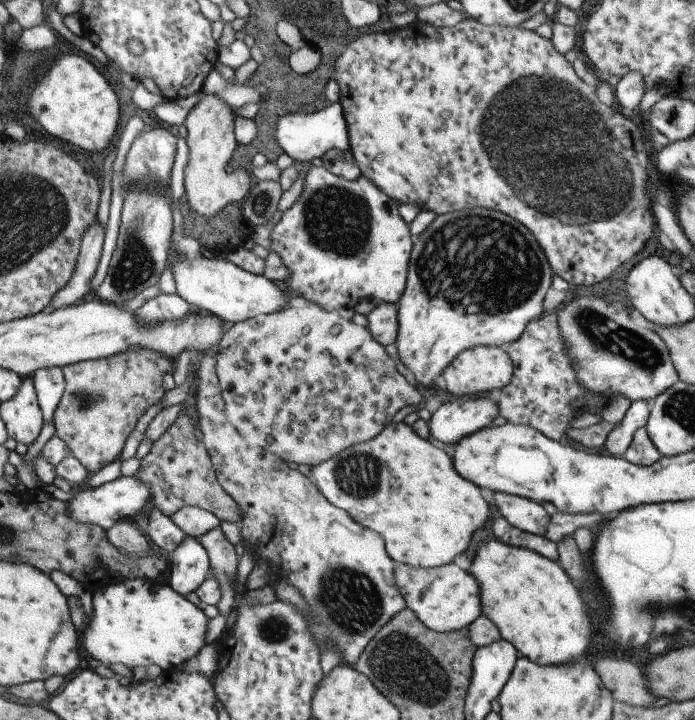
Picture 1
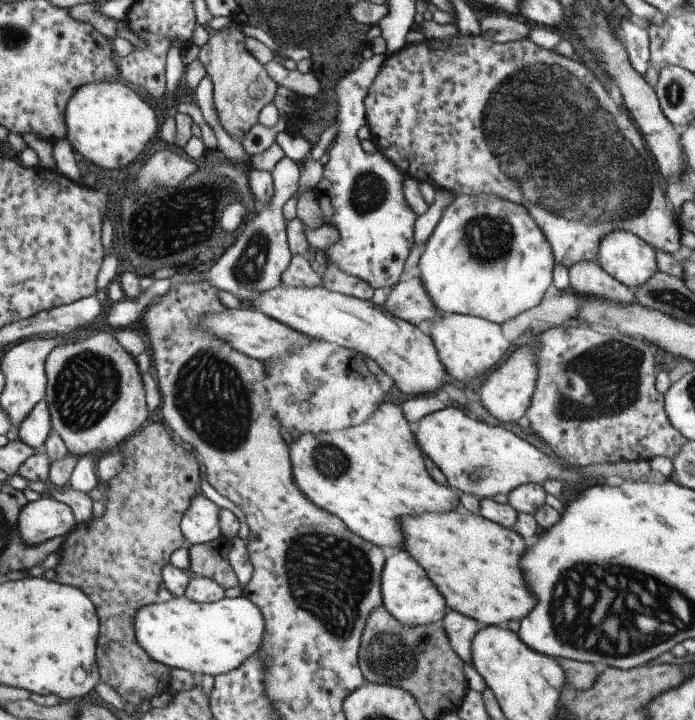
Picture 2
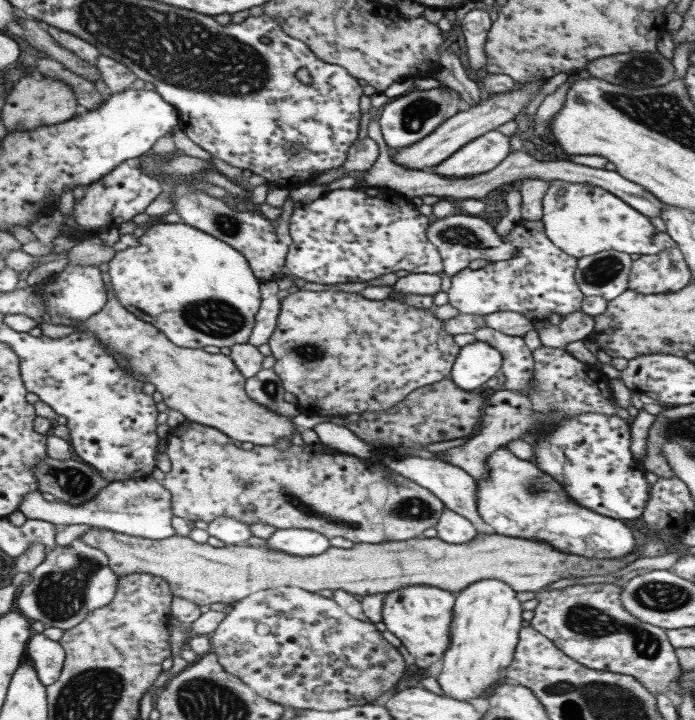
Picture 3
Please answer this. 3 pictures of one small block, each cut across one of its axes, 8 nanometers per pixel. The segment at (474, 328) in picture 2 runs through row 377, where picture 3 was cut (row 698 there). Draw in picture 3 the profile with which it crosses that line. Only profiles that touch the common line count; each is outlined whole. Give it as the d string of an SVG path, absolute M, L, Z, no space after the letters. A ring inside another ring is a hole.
M477 580L468 584L454 597L451 608L449 627L449 646L442 654L443 663L437 678L437 684L446 698L469 703L472 698L480 698L487 690L504 681L504 668L509 666L518 641L521 627L521 604L516 598L515 590L501 580Z

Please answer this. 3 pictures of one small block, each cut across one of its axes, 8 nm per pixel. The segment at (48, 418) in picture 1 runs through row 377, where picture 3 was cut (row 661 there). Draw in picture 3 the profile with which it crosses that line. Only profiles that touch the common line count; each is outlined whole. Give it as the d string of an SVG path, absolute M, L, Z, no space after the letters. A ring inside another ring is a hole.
M43 633L32 634L25 646L25 657L32 664L40 684L45 687L57 681L64 661L63 647Z

